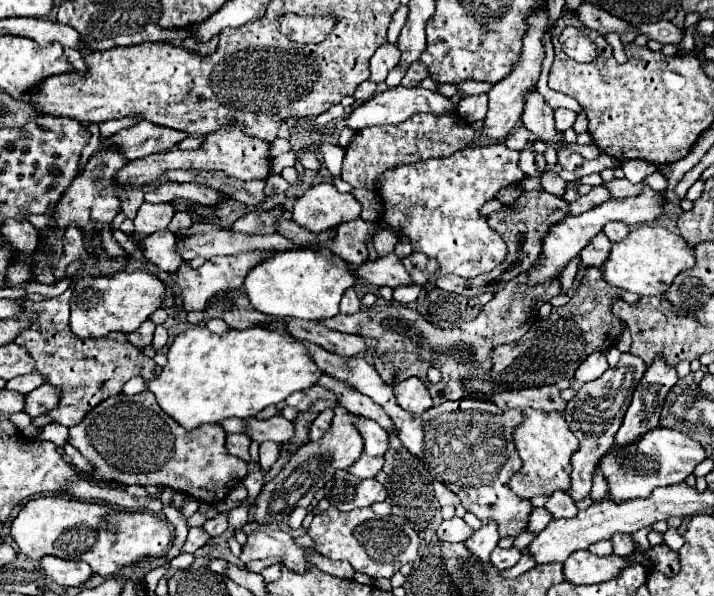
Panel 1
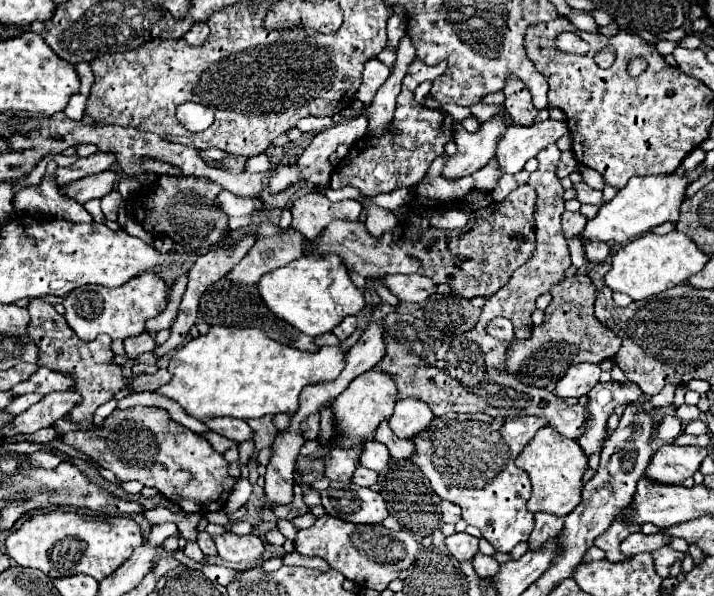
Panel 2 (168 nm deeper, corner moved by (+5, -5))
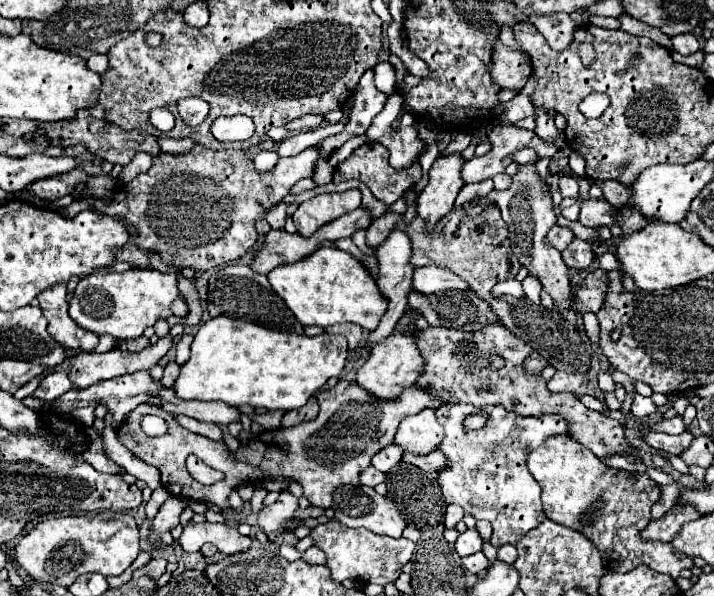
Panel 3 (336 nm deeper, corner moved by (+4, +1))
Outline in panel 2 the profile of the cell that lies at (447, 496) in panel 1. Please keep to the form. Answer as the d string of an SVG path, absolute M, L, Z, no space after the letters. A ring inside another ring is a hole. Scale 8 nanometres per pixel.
M441 500L441 518L443 522L449 522L449 524L457 524L461 520L461 508L457 508L455 504L449 504L445 500Z

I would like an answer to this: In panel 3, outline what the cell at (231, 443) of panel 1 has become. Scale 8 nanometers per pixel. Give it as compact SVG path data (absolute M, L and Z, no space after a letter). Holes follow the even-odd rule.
M176 416L176 420L178 420L184 428L188 428L190 432L198 432L198 434L208 436L208 438L212 438L212 440L222 440L222 430L220 430L220 426L216 426L216 424L196 422L196 420L186 418L186 416Z

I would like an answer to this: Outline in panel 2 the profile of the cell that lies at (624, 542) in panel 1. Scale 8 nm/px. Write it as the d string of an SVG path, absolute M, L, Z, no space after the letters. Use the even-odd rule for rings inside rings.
M633 532L621 542L621 552L625 556L637 556L641 552L653 552L657 548L663 548L667 542L669 542L669 536L663 534L663 532L657 532L653 536L645 536L641 532Z

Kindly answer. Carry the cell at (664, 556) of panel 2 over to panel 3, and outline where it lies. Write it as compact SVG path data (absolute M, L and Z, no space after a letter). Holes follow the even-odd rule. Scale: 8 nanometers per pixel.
M562 436L548 438L538 450L532 450L528 456L528 468L542 488L542 506L546 518L582 532L600 550L604 566L608 566L611 571L614 569L626 573L640 564L646 564L652 570L668 574L676 580L680 578L682 570L694 566L690 558L674 558L670 544L644 540L640 536L640 532L652 520L652 504L660 498L660 486L644 472L610 468L600 458L590 454L586 446L574 438ZM596 504L608 504L608 516L596 516L596 530L584 530L582 516L592 514Z

